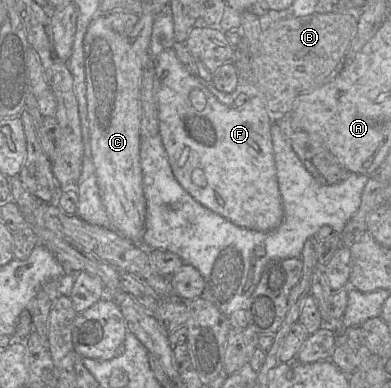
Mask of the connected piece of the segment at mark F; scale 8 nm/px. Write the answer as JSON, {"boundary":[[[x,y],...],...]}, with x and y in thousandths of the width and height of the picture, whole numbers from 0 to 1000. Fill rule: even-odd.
{"boundary":[[[427,124],[396,149],[396,242],[404,268],[407,348],[425,384],[442,448],[463,479],[514,528],[565,554],[596,577],[655,595],[688,595],[703,590],[724,567],[724,523],[714,492],[708,443],[701,412],[698,374],[693,358],[696,294],[680,278],[665,247],[639,247],[637,260],[619,276],[601,278],[565,265],[519,219],[504,193],[486,188],[453,149],[440,124]]]}

